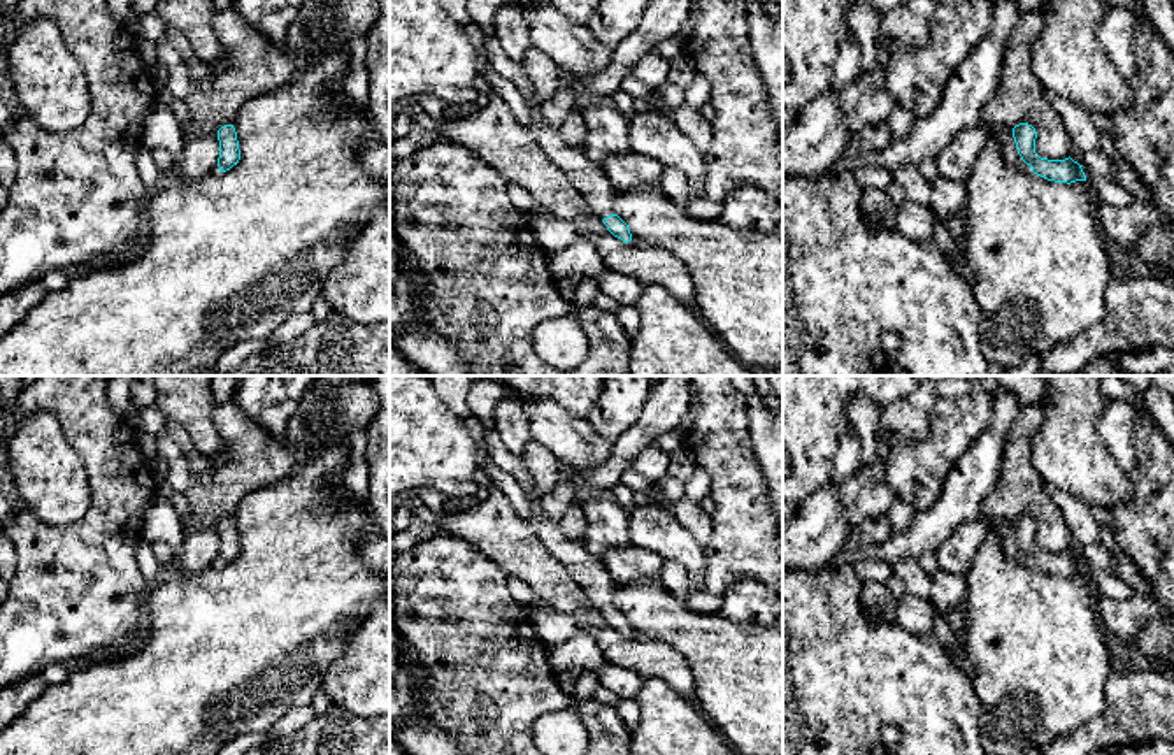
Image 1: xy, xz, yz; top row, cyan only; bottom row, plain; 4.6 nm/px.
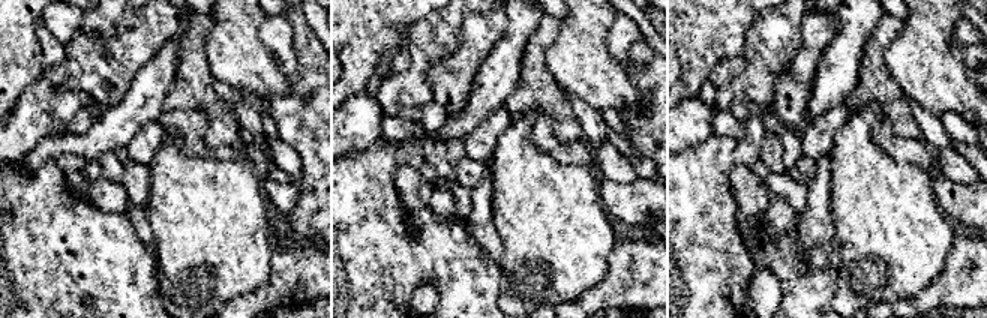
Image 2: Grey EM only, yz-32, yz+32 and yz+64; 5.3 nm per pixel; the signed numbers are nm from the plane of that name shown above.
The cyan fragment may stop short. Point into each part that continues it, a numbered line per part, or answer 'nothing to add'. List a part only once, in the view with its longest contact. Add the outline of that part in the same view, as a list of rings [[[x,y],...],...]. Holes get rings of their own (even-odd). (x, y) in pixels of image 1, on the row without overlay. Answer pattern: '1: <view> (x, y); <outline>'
1: yz (1011, 548); [[[984,518],[984,523],[990,532],[1000,532],[1007,528],[1007,536],[1004,537],[1004,550],[1007,557],[1020,560],[1025,565],[1032,565],[1030,558],[1027,558],[1021,550],[1018,548],[1016,536],[1011,525],[1011,520],[1006,518]]]

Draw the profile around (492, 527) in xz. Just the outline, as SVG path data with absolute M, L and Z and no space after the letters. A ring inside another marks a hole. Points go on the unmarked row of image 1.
M500 490L474 509L460 509L437 523L474 546L507 576L525 581L546 608L572 616L595 639L609 664L630 669L642 680L658 678L697 704L693 672L681 651L662 641L614 630Z

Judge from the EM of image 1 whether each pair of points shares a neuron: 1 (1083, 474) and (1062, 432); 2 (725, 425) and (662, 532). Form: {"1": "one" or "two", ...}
{"1": "one", "2": "two"}

